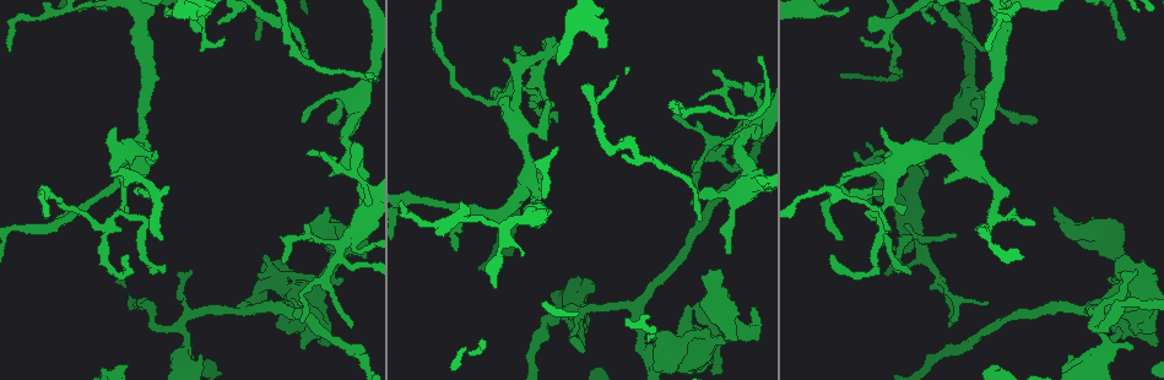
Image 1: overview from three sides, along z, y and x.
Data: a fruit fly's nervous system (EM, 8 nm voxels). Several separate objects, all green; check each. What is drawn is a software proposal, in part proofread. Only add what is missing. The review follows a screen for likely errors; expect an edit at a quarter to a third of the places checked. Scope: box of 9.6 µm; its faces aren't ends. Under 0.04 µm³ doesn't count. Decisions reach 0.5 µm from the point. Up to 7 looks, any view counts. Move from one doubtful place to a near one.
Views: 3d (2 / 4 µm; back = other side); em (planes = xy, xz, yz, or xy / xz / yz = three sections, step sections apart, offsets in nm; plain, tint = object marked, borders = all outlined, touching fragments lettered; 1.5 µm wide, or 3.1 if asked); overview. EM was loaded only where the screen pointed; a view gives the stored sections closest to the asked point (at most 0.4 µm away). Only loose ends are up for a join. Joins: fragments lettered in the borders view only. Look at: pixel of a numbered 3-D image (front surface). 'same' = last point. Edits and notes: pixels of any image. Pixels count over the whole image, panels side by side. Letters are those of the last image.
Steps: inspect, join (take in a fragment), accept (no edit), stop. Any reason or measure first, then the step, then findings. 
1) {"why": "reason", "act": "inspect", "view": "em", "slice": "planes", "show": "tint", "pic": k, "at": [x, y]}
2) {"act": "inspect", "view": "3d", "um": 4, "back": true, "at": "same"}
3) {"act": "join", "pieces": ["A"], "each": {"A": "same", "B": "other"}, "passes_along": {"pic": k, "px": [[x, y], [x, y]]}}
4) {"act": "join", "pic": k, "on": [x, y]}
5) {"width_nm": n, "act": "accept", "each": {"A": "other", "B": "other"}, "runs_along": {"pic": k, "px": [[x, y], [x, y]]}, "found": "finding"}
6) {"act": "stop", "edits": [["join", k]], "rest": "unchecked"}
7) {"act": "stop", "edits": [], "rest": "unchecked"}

{"why": "an open end", "act": "inspect", "view": "em", "slice": "xy", "step": 8, "show": "tint", "pic": 1, "at": [715, 69]}

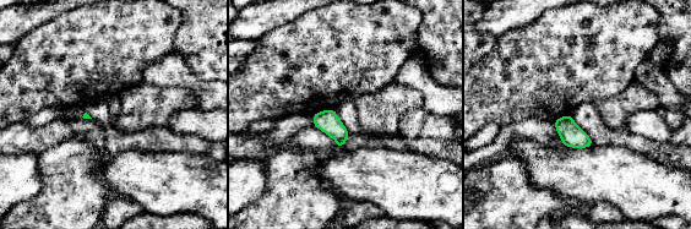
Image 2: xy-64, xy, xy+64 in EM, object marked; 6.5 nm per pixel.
{"act": "inspect", "view": "em", "slice": "planes", "show": "borders", "at": "same"}

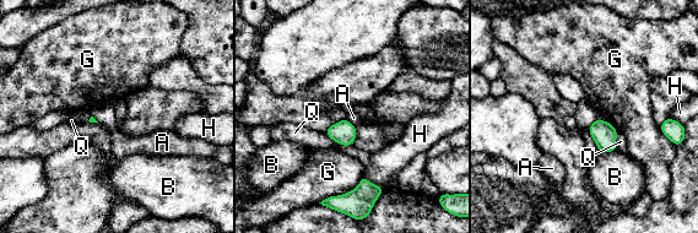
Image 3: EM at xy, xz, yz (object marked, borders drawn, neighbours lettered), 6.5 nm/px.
{"longest_contact_nm": ["G", 300], "act": "accept", "each": {"A": "other", "B": "other", "G": "other", "H": "other", "Q": "other"}, "found": "no lettered fragment goes on from it"}

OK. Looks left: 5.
{"why": "free end", "act": "inspect", "view": "em", "slice": "yz", "step": 4, "show": "borders", "pic": 1, "at": [1090, 218]}

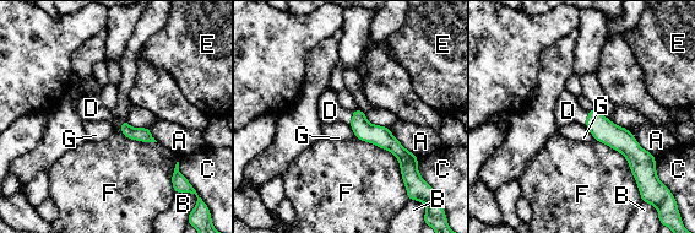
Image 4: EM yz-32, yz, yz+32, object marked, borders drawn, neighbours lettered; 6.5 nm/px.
{"act": "inspect", "view": "em", "slice": "planes", "show": "borders", "at": "same"}

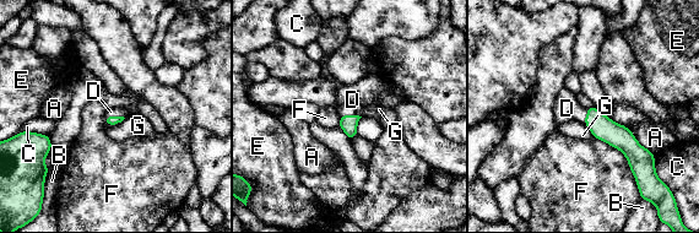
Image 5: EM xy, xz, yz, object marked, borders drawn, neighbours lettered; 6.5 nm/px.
{"act": "join", "pieces": ["D"], "each": {"A": "other", "B": "other", "C": "other", "D": "same", "E": "other", "F": "other", "G": "other"}, "passes_along": {"pic": 5, "px": [[348, 124], [351, 115], [352, 99]]}, "found": "it goes on there"}

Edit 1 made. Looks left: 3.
{"act": "stop", "edits": [["join", 5]], "rest": "unchecked"}

